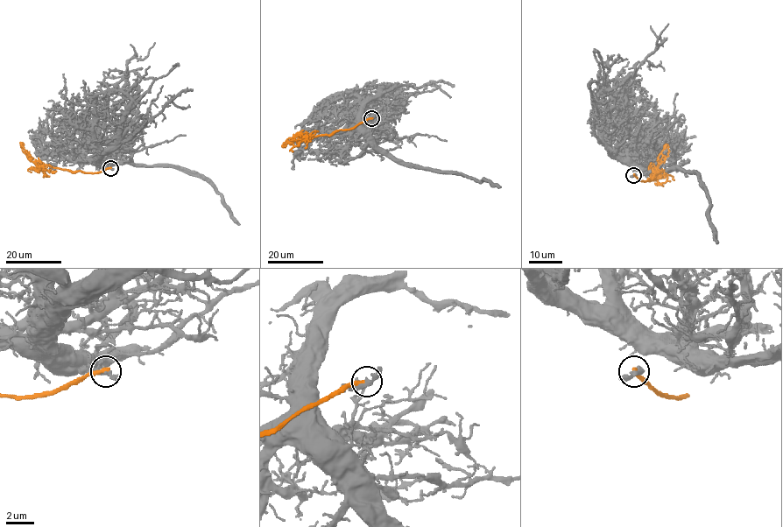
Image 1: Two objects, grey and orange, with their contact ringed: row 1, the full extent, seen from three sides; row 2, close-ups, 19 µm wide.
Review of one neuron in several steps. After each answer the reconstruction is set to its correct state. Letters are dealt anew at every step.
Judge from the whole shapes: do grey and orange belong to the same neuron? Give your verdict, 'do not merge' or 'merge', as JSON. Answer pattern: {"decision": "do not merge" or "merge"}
{"decision": "do not merge"}

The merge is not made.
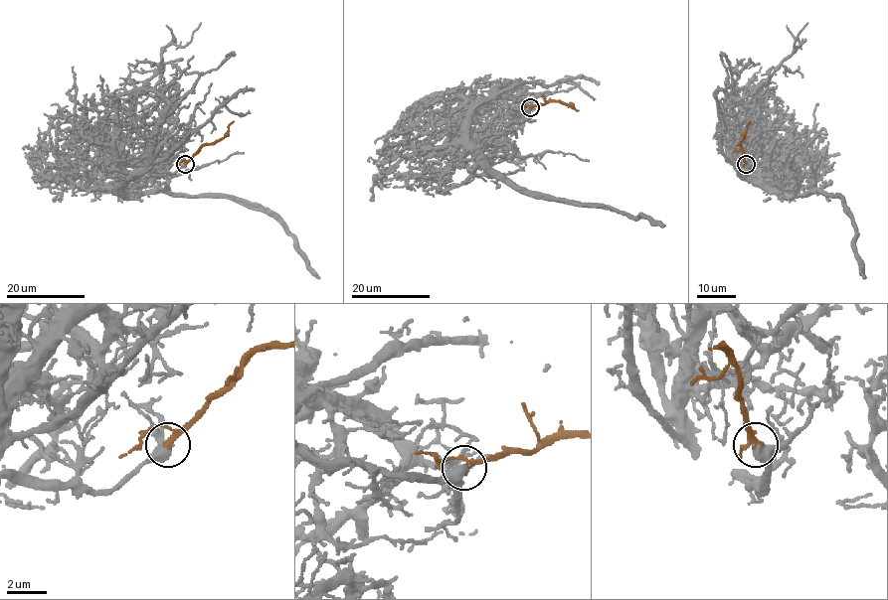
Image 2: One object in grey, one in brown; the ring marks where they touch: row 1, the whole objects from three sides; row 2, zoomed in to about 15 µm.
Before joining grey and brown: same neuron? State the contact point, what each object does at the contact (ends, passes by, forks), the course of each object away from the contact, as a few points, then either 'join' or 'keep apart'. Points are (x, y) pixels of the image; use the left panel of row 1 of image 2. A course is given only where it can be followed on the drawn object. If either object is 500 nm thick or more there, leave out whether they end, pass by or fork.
(185, 164) | grey via (185, 164), (174, 172), (137, 170), (124, 190), (221, 196), (261, 205), (297, 242), (297, 251), (318, 279) | brown via (186, 164), (203, 145), (215, 143), (225, 135), (234, 121) | join

